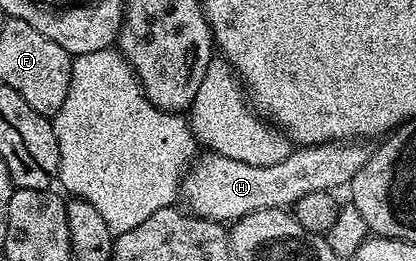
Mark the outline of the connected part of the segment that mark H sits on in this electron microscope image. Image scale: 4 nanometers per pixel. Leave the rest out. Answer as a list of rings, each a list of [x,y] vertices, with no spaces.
[[[335,140],[333,142],[322,142],[319,146],[304,146],[291,149],[286,159],[268,167],[256,167],[254,164],[244,164],[239,160],[229,159],[228,156],[206,152],[197,159],[187,170],[185,178],[182,179],[180,187],[181,197],[186,197],[185,205],[189,213],[197,214],[200,218],[207,218],[213,222],[233,224],[238,219],[248,216],[252,212],[261,210],[286,210],[293,207],[294,203],[312,192],[338,192],[342,186],[349,187],[350,181],[368,164],[372,146],[366,140]]]

